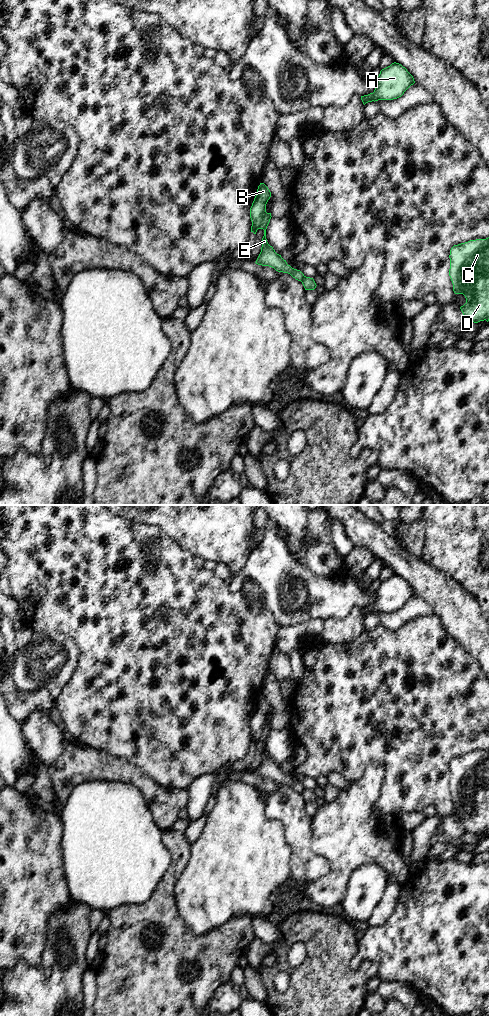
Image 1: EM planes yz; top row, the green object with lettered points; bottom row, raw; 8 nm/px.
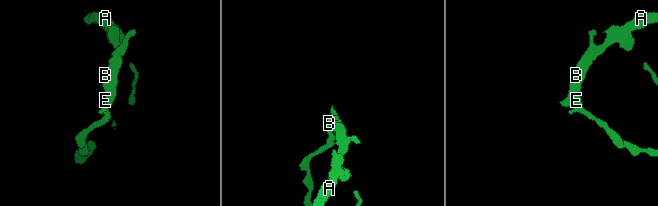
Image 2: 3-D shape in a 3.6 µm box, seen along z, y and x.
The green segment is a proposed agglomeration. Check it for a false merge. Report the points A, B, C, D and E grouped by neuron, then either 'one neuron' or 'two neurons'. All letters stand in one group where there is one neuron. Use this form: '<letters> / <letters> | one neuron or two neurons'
A B E / C D | two neurons

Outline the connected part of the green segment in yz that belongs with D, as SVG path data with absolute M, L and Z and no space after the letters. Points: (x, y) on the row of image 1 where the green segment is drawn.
M489 237L454 245L450 250L449 276L455 294L463 294L466 303L460 307L466 320L489 321Z

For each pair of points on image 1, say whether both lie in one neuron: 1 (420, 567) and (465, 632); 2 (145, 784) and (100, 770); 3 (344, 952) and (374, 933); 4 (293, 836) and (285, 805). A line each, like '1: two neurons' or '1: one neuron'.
1: one neuron
2: one neuron
3: two neurons
4: one neuron

